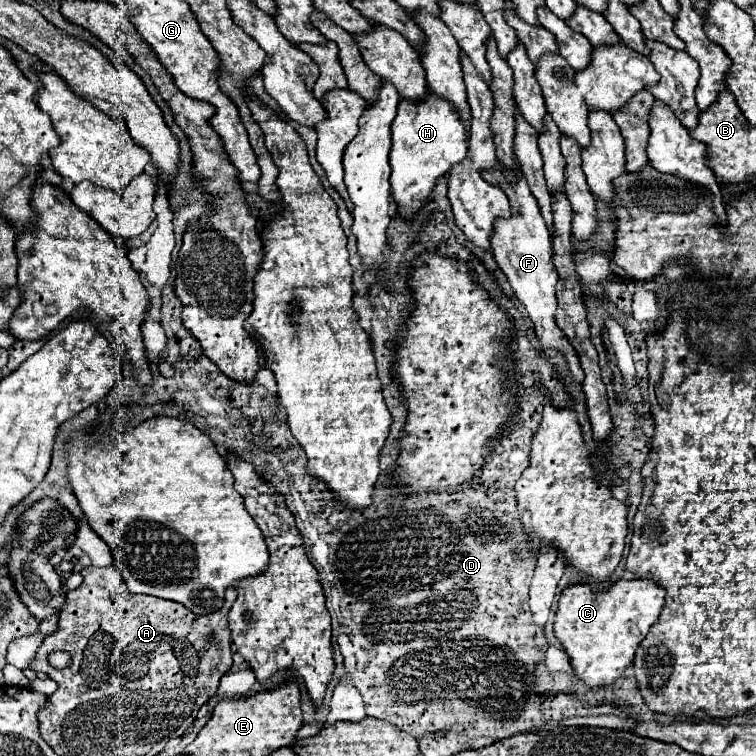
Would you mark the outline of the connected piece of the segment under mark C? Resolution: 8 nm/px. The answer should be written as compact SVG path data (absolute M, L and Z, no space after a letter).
M649 577L619 579L615 585L603 591L585 583L575 583L569 585L559 597L559 609L555 615L555 637L563 643L567 655L571 657L573 671L581 681L585 681L591 687L609 685L617 677L621 677L625 667L633 661L639 643L645 639L647 631L657 621L663 605L665 605L665 589L661 585L655 585L655 581L651 581Z

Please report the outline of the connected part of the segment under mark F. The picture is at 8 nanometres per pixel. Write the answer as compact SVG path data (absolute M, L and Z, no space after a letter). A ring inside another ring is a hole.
M497 163L495 167L483 171L483 179L501 187L503 193L511 201L511 219L495 221L495 233L491 233L493 257L497 261L497 265L501 267L501 271L505 273L505 277L509 279L517 299L527 309L529 319L535 325L535 333L537 333L539 341L549 345L549 347L559 349L565 355L575 381L581 383L585 379L585 373L579 365L579 357L577 357L573 345L569 343L569 339L565 337L565 333L555 323L555 309L557 309L555 285L557 285L559 277L557 277L553 261L551 261L551 243L549 243L551 235L549 235L549 229L547 229L543 217L539 213L539 205L537 205L535 197L531 197L531 191L527 189L527 181L521 173L515 177L515 181L507 181L503 165Z

